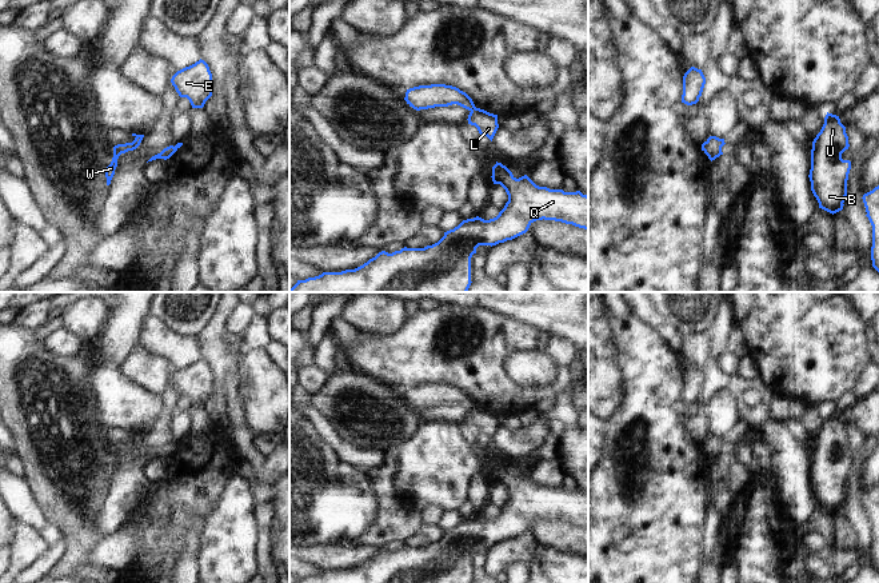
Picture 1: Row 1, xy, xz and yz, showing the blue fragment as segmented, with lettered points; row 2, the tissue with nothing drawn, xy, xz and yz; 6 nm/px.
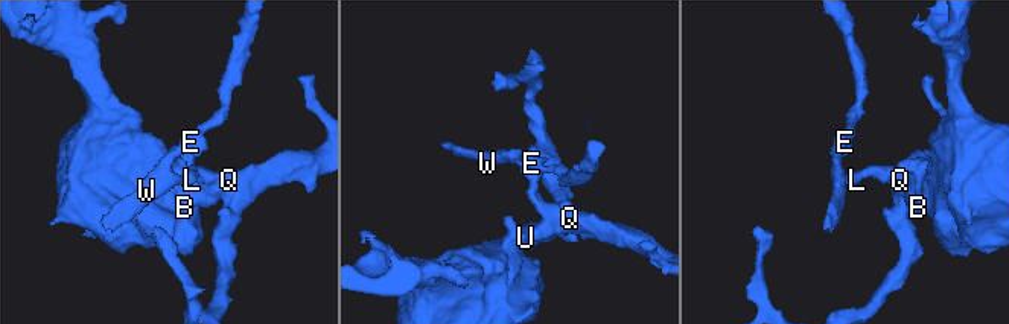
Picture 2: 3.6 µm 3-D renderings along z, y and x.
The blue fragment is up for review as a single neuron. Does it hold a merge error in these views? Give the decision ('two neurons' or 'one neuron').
two neurons

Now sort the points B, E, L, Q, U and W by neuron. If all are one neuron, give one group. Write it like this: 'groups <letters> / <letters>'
groups B L Q U / E W

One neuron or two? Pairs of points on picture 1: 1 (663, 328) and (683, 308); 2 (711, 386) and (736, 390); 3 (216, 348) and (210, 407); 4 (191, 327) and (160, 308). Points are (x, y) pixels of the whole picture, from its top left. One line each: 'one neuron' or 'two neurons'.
1: two neurons
2: two neurons
3: one neuron
4: one neuron

